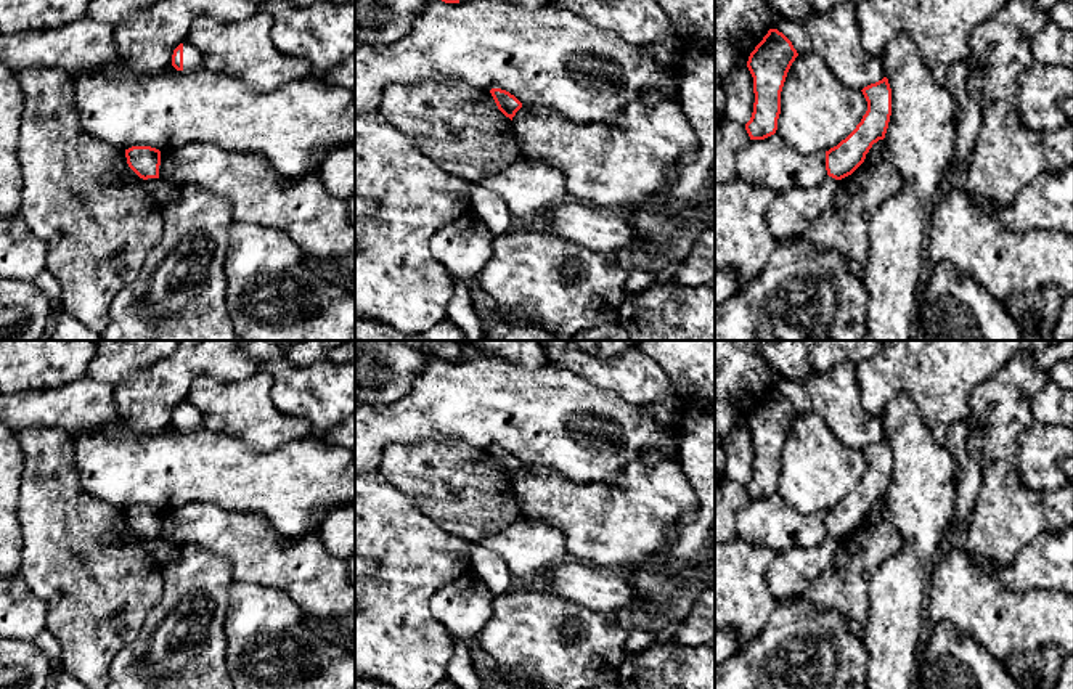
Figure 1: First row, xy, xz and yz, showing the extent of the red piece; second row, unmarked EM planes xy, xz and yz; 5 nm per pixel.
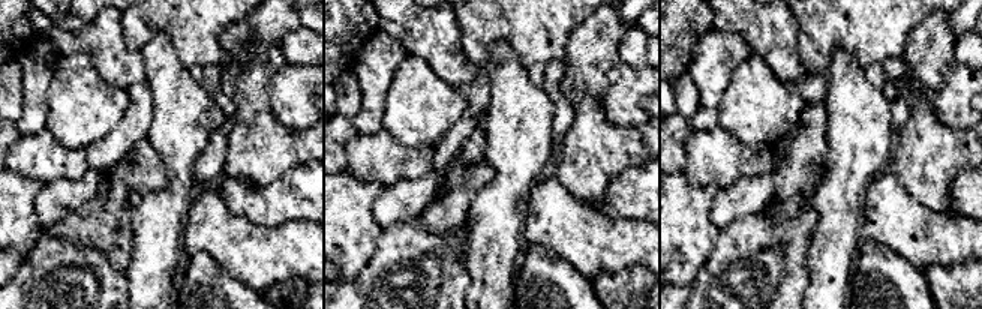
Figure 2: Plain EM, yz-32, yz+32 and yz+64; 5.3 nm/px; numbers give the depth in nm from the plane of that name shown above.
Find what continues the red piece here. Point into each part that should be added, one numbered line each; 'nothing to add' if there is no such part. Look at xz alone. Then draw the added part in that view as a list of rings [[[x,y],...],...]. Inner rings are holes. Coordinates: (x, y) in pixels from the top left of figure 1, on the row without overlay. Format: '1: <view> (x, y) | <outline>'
nothing to add

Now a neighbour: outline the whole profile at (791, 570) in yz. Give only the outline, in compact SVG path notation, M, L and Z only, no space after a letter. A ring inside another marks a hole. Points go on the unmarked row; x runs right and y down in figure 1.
M827 536L814 548L790 548L776 552L766 572L768 589L776 601L797 596L824 573L834 561L840 541Z

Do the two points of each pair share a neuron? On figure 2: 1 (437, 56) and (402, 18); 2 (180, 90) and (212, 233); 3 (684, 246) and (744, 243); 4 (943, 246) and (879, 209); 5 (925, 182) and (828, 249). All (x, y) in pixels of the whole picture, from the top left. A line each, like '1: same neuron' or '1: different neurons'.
1: same neuron
2: different neurons
3: different neurons
4: same neuron
5: different neurons

